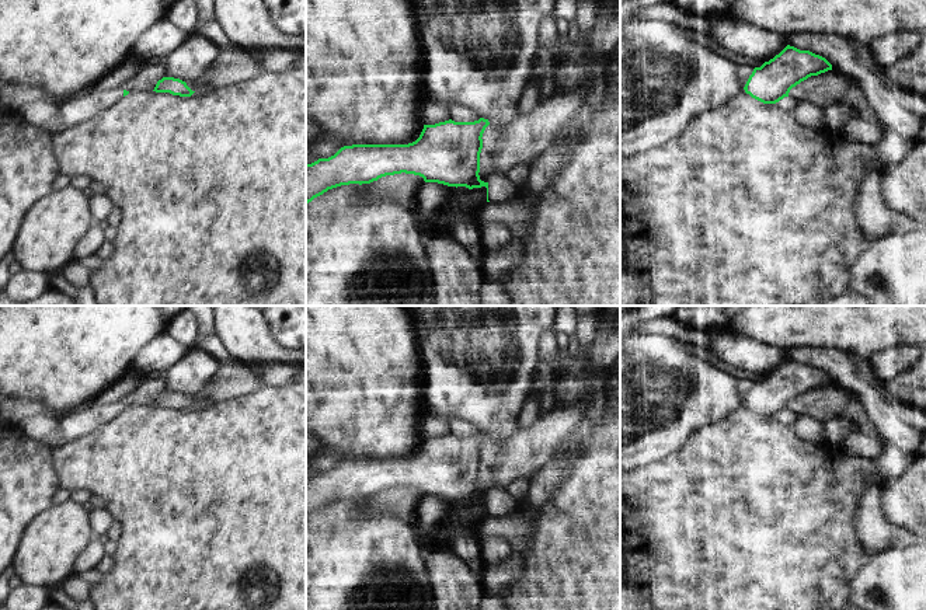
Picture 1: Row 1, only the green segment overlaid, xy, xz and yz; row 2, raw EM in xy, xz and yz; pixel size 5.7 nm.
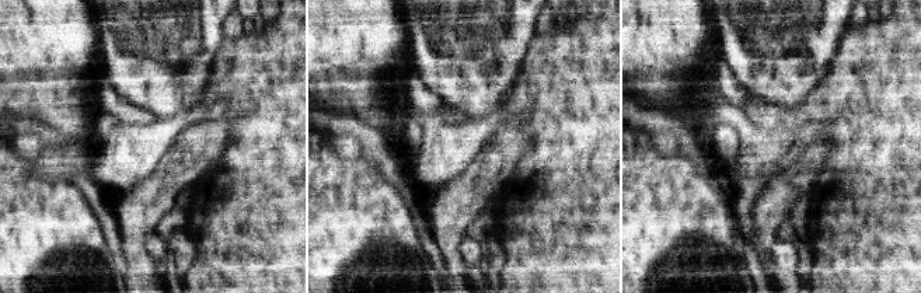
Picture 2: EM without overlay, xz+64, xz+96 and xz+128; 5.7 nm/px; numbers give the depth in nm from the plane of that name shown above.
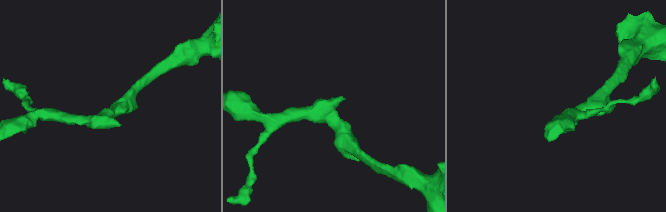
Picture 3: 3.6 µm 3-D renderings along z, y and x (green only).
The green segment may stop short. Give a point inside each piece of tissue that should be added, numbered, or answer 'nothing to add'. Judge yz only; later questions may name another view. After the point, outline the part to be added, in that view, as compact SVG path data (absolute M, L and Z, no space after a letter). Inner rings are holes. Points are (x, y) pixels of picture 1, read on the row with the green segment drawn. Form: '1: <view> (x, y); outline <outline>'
nothing to add

